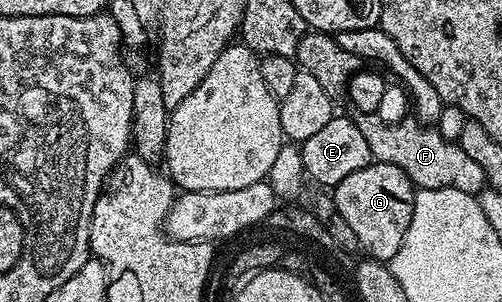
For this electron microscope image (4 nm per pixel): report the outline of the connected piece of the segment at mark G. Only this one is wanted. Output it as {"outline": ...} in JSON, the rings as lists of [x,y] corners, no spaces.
{"outline":[[[372,161],[364,169],[344,177],[333,188],[332,198],[340,217],[348,221],[348,229],[356,233],[358,246],[371,259],[389,261],[402,248],[404,233],[412,221],[415,185],[396,165]]]}

